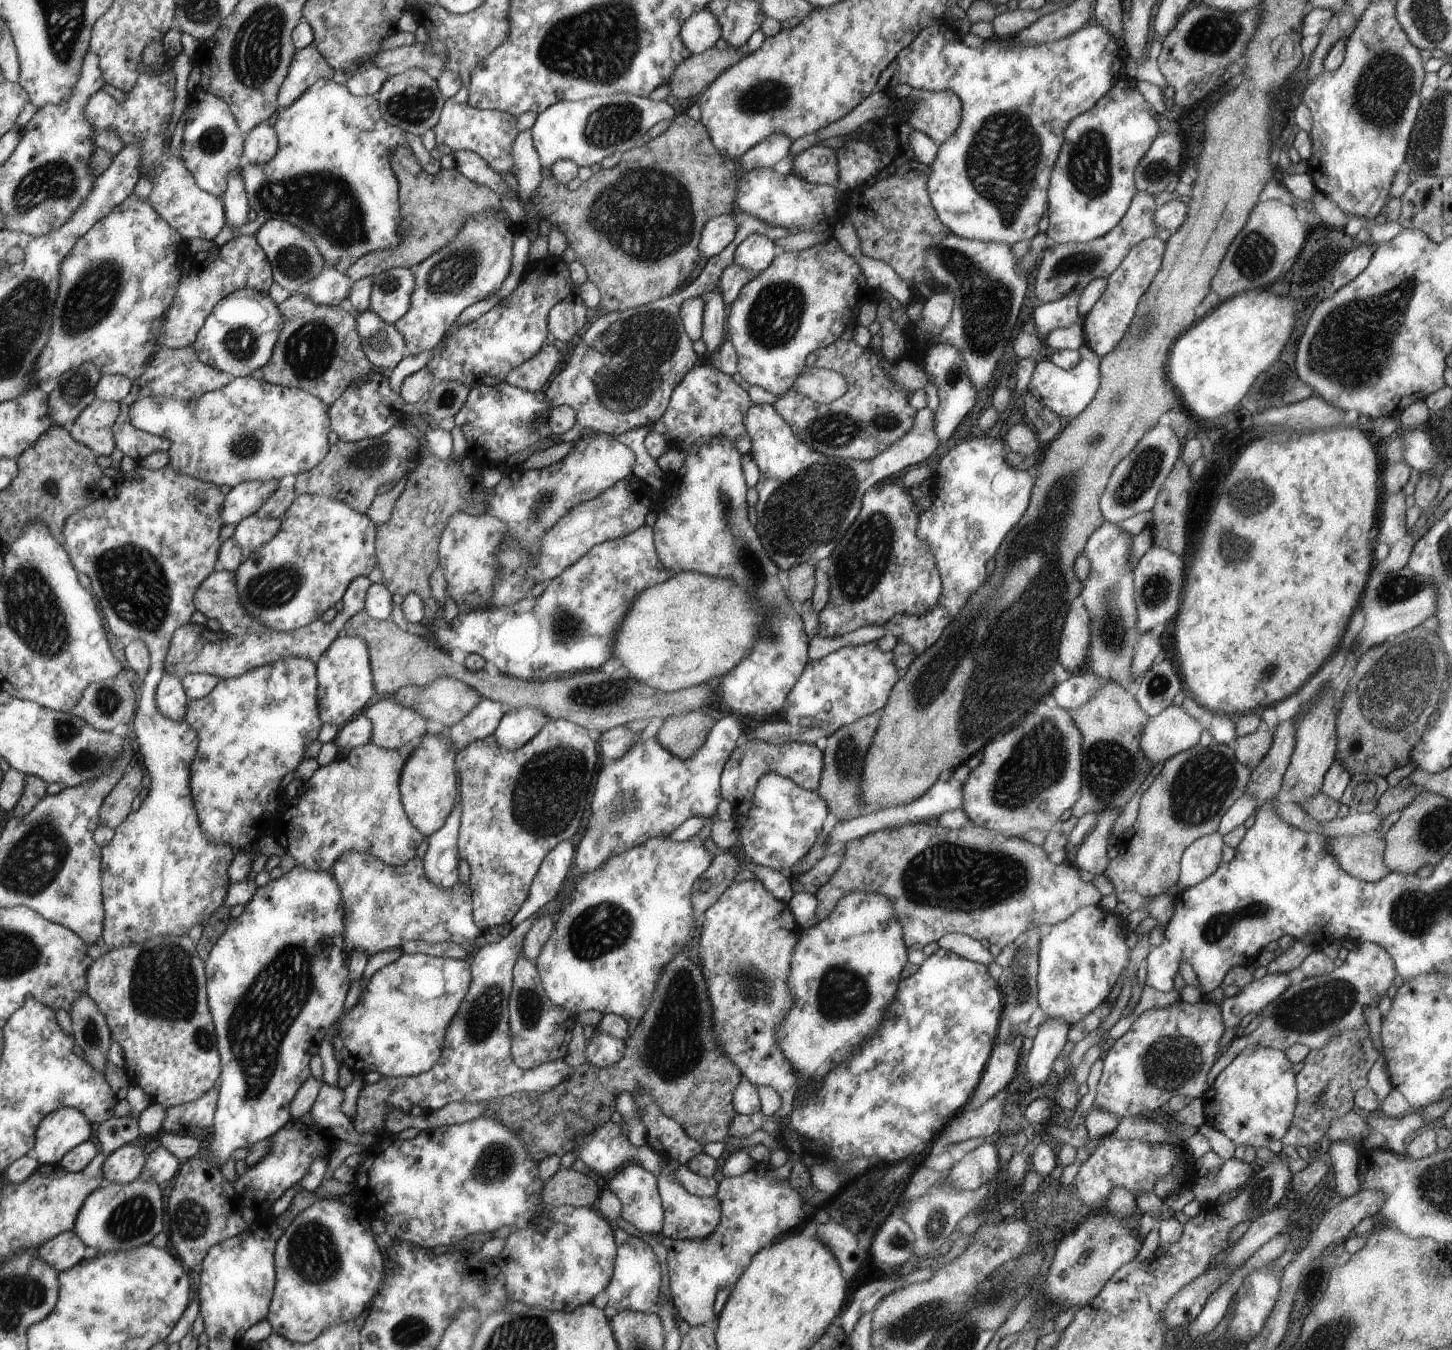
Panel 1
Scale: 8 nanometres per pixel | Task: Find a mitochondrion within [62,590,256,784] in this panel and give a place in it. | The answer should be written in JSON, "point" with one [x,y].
{"point":[107,700]}

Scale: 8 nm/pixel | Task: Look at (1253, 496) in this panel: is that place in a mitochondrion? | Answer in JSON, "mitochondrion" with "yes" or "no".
{"mitochondrion":"yes"}

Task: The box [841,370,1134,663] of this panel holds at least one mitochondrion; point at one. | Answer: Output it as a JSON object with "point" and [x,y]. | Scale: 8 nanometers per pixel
{"point":[1113,632]}

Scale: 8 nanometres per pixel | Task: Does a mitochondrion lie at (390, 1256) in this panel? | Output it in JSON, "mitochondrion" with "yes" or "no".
{"mitochondrion":"no"}

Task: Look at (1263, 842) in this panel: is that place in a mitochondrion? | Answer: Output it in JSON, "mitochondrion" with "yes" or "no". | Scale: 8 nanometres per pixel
{"mitochondrion":"no"}

